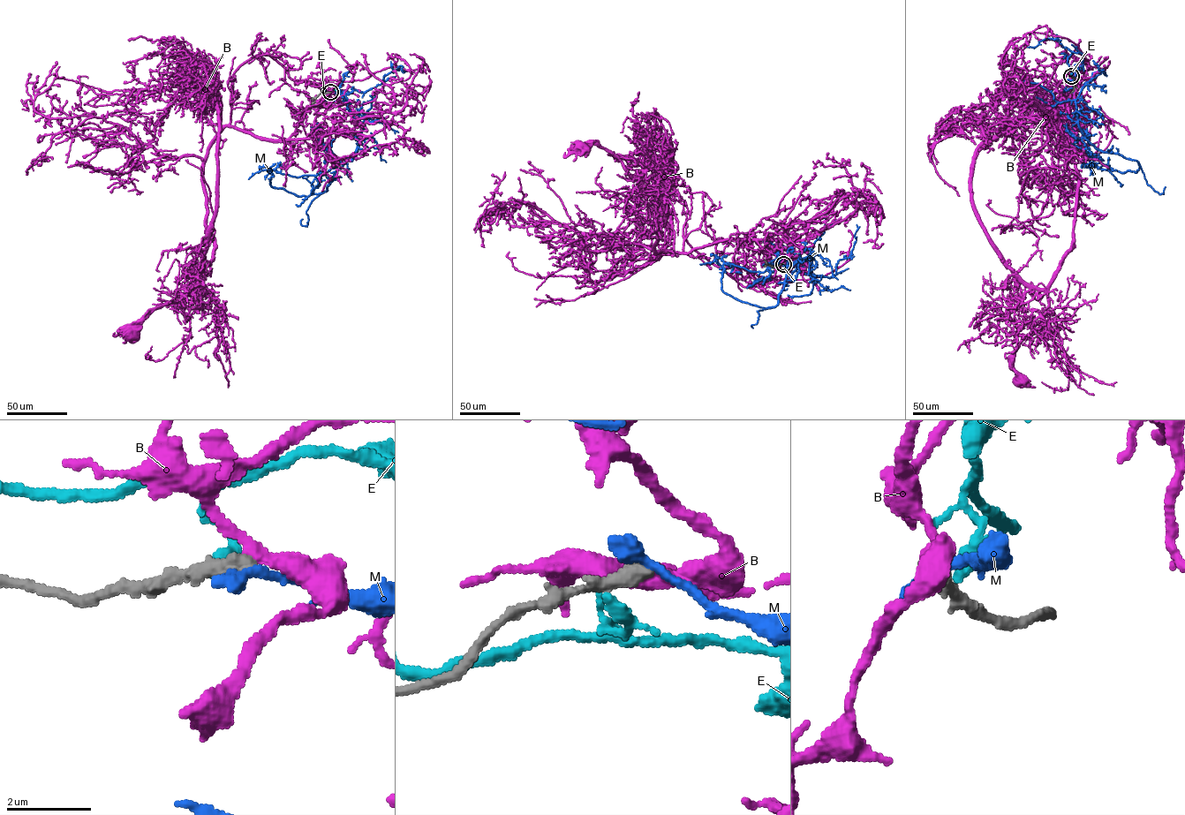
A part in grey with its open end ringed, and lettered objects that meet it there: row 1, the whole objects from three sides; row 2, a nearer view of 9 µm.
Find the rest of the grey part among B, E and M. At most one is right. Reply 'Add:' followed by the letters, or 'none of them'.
Add: none of them

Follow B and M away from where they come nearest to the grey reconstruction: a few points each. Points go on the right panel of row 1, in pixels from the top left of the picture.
B: (1071, 76), (1059, 116), (1078, 175), (1073, 248), (1047, 290), (1048, 312), (1015, 351), (1019, 381)
M: (1071, 76), (1083, 136), (1139, 169), (1090, 164), (1100, 156), (1060, 115)

